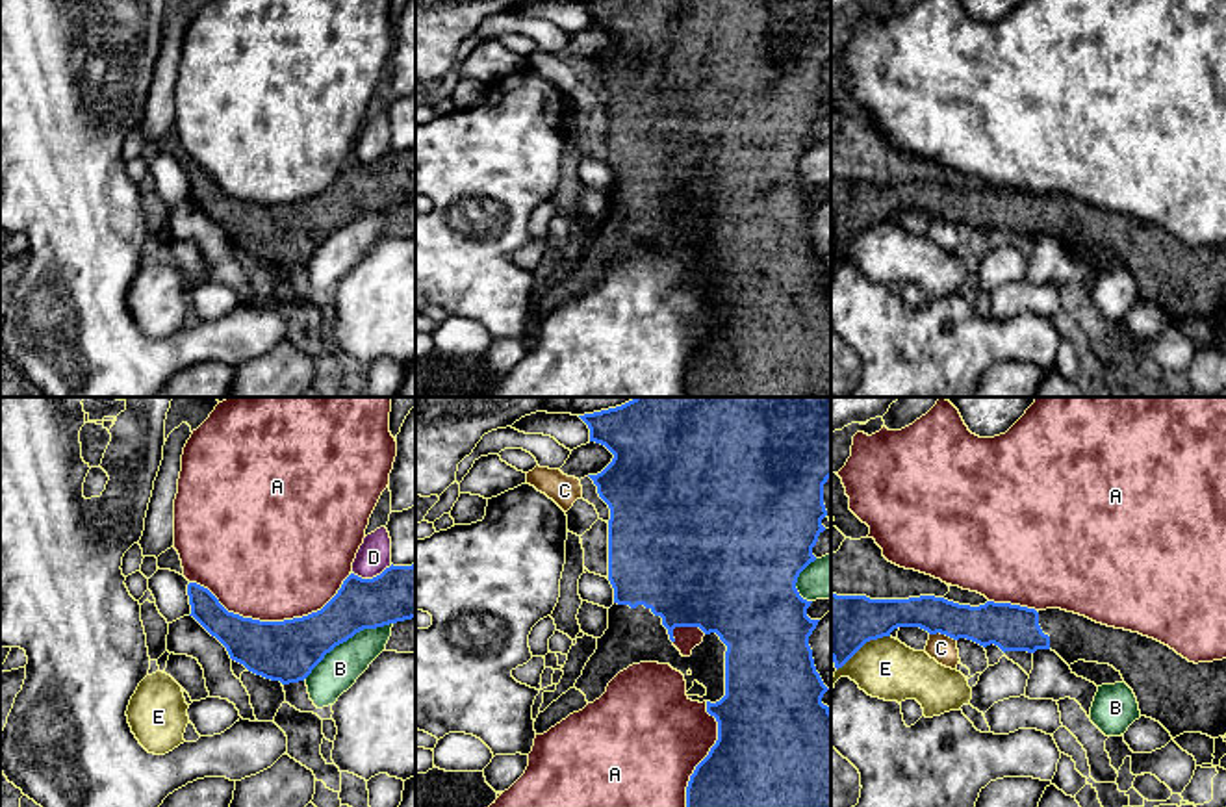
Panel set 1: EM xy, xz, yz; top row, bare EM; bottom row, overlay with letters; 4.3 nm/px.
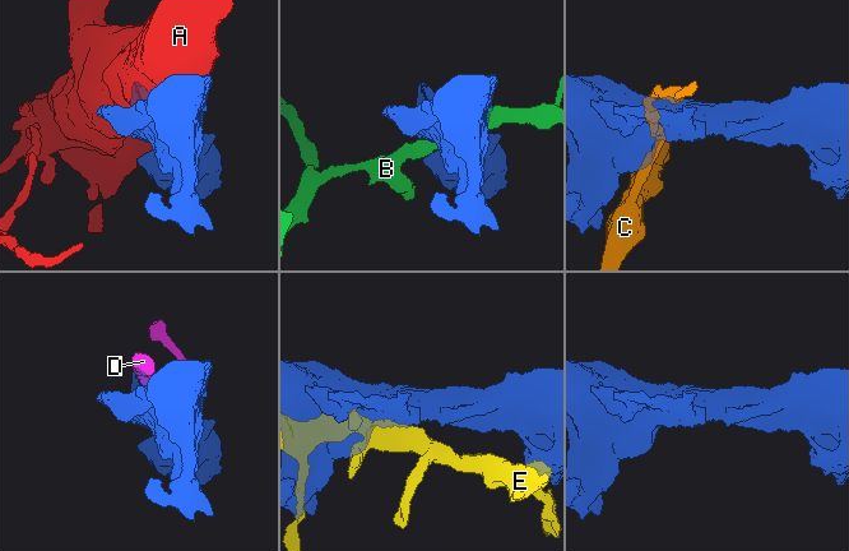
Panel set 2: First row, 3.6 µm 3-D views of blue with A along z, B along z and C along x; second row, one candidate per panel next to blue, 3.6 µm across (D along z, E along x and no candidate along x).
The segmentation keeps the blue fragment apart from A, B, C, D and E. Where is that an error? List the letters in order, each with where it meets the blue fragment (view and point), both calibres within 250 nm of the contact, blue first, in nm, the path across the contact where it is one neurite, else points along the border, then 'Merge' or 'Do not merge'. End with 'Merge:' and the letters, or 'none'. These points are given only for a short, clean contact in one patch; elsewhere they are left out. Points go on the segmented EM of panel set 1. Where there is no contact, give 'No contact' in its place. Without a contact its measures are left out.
A: Touches blue at xy (271, 622). Thickness 260 nm (blue) against 500 nm. Do not merge
B: Touches blue at xy (345, 640). Thickness 260 nm (blue) against 170 nm. Do not merge
C: Touches blue at yz (943, 633). Thickness 180 nm (blue) against 120 nm. Do not merge
D: Touches blue at xy (373, 577). Thickness 240 nm (blue) against 150 nm. Do not merge
E: Touches blue at yz (863, 644). Thickness 280 nm (blue) against 260 nm. Do not merge
Merge: none

